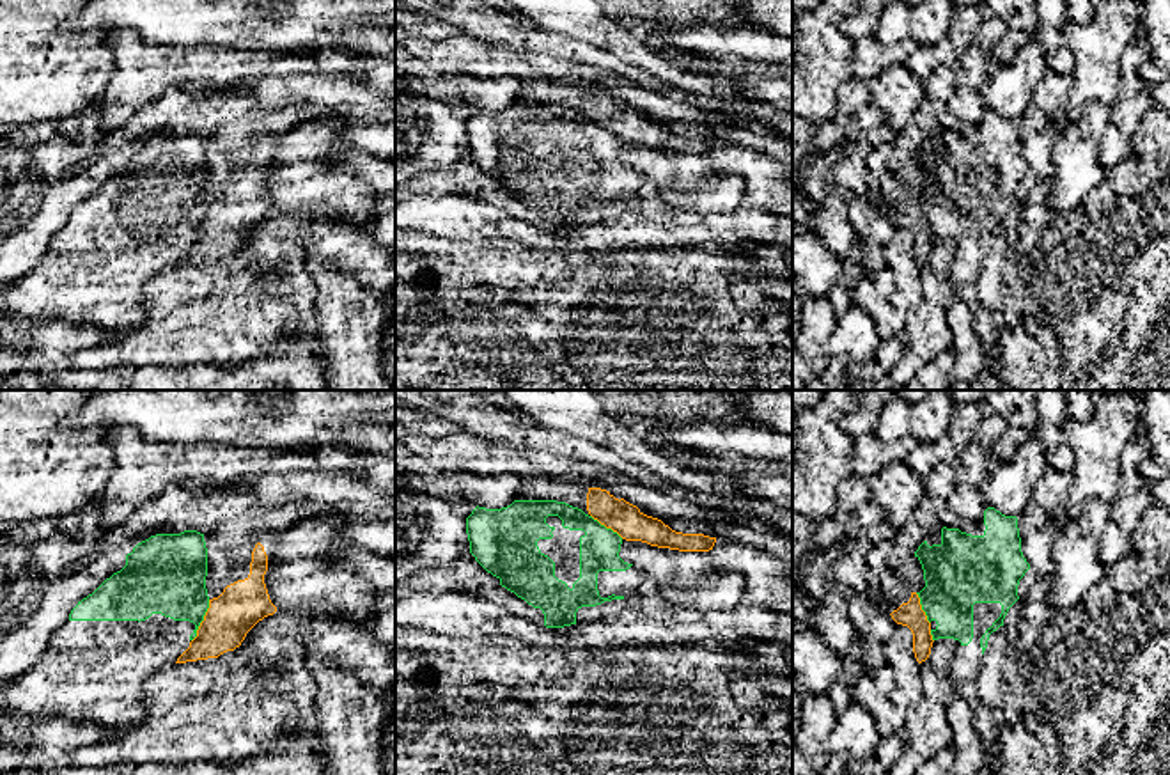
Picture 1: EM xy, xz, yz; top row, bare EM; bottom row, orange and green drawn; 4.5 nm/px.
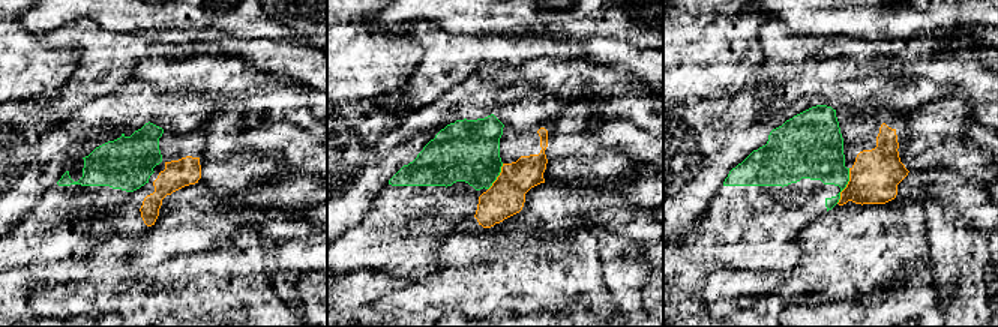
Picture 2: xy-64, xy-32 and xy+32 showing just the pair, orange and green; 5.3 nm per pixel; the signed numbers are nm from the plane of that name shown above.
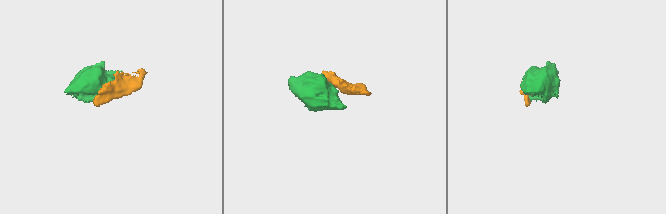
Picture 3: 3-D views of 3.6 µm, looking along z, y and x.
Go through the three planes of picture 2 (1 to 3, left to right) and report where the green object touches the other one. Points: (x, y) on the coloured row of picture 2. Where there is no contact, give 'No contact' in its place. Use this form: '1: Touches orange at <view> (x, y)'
1: No contact
2: Touches orange at xy-32 (497, 177)
3: Touches orange at xy+32 (847, 186)

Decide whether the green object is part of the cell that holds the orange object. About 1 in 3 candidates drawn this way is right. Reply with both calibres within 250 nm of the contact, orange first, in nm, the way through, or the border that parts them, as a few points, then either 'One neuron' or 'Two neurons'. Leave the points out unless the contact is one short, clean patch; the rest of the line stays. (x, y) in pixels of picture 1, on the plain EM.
Thickness 220 nm (orange) against 320 nm. Boundary: xy (210, 203), (204, 222), (192, 243). Two neurons

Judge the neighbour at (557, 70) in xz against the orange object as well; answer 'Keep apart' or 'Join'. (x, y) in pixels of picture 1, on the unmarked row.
Keep apart

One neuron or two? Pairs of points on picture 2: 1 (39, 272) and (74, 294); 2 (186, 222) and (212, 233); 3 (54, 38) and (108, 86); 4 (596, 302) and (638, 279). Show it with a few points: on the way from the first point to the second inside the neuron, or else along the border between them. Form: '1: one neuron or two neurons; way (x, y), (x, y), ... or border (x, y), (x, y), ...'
1: two neurons; border (80, 279), (45, 284)
2: one neuron; way (192, 222), (201, 222), (206, 227)
3: one neuron; way (72, 38), (78, 38), (102, 62), (102, 68)
4: two neurons; border (601, 261), (602, 285), (610, 294), (616, 311)

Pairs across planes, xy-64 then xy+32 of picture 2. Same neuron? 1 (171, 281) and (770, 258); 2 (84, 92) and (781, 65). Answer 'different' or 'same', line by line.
1: different
2: same

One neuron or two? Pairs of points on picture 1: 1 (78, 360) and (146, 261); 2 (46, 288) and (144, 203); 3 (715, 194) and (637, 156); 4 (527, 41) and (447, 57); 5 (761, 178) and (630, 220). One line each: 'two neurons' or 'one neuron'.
1: two neurons
2: one neuron
3: one neuron
4: two neurons
5: two neurons

